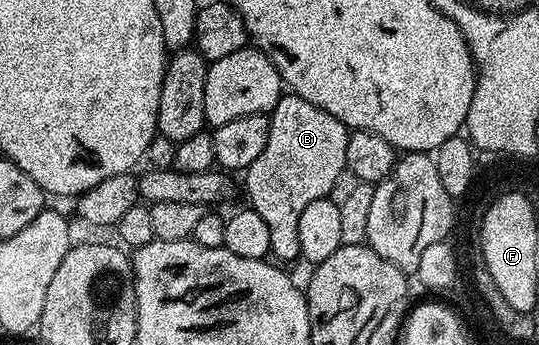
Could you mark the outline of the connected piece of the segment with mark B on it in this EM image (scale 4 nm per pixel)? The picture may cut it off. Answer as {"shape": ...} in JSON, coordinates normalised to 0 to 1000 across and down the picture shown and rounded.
{"shape":[[[538,267],[514,290],[499,339],[499,409],[484,452],[477,452],[455,499],[458,574],[466,583],[460,586],[464,606],[473,609],[499,661],[503,736],[519,762],[534,765],[555,748],[551,638],[558,638],[558,614],[566,614],[581,580],[609,571],[629,513],[638,513],[647,368],[625,348],[625,336],[610,336],[610,325],[588,313],[588,301],[573,301],[573,290]]]}

